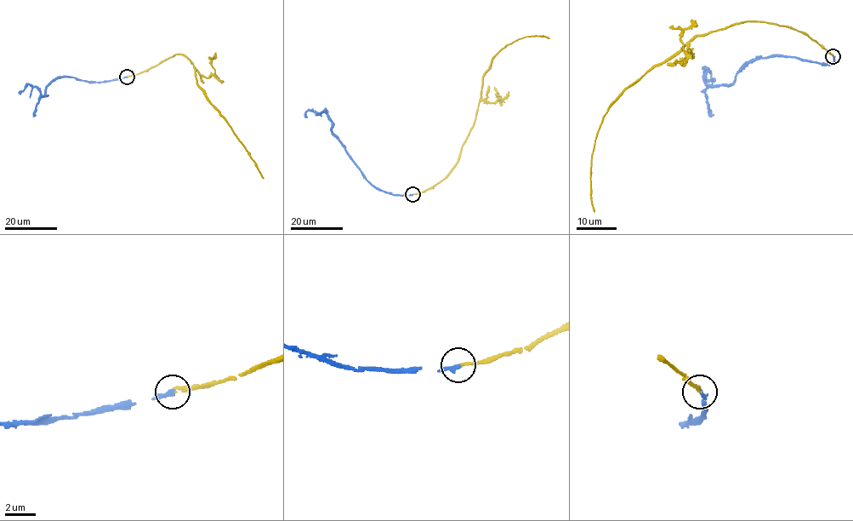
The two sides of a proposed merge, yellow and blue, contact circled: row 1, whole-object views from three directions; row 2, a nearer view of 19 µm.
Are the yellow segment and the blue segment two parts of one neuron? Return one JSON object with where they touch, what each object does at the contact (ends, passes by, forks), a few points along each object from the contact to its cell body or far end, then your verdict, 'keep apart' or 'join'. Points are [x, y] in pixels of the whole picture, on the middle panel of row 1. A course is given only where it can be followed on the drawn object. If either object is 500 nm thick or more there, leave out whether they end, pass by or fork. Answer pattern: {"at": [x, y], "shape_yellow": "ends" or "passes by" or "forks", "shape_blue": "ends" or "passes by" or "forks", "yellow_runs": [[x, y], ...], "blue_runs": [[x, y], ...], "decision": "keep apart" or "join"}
{"at": [412, 194], "shape_yellow": "ends", "shape_blue": "ends", "yellow_runs": [[412, 194], [432, 188], [457, 162], [473, 124], [482, 76], [491, 60], [517, 39], [541, 36], [549, 38]], "blue_runs": [[412, 194], [392, 194], [377, 189], [332, 134], [332, 119], [326, 111], [317, 113], [308, 111], [306, 117]], "decision": "join"}

